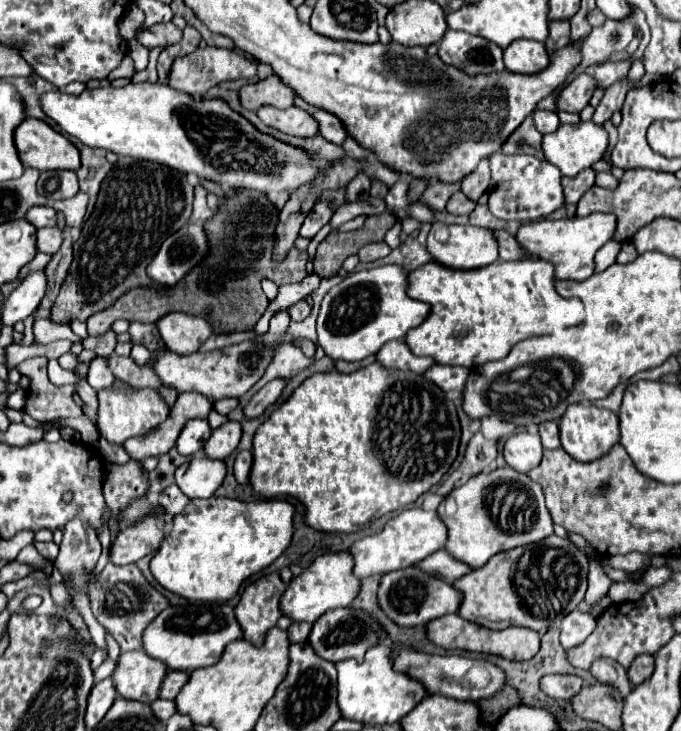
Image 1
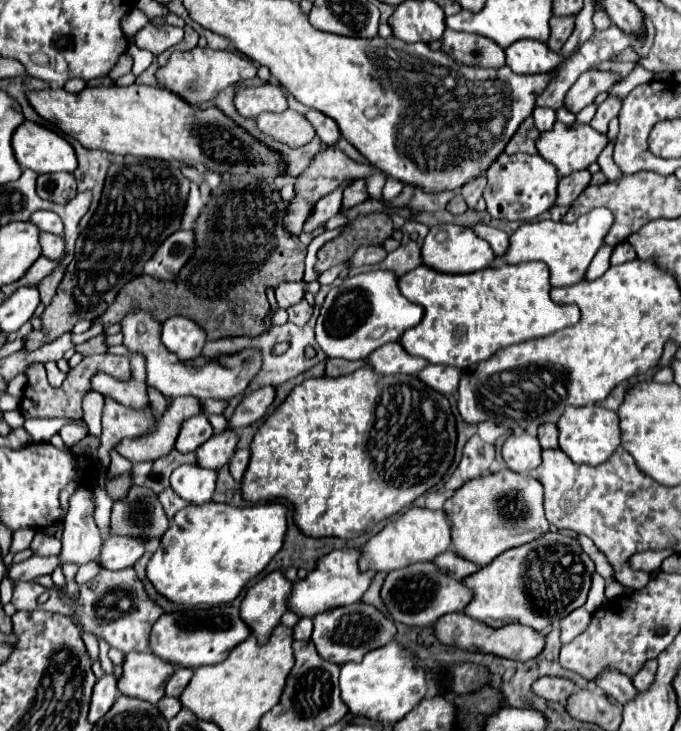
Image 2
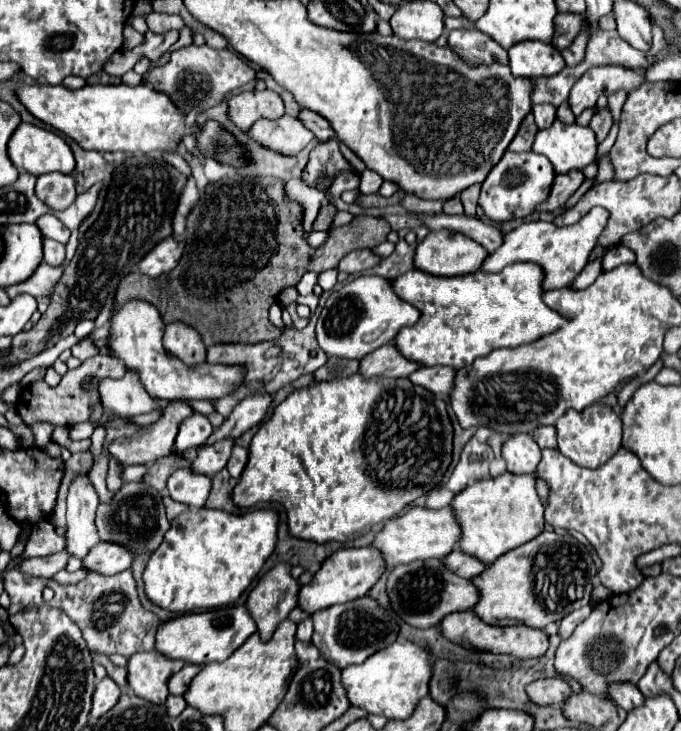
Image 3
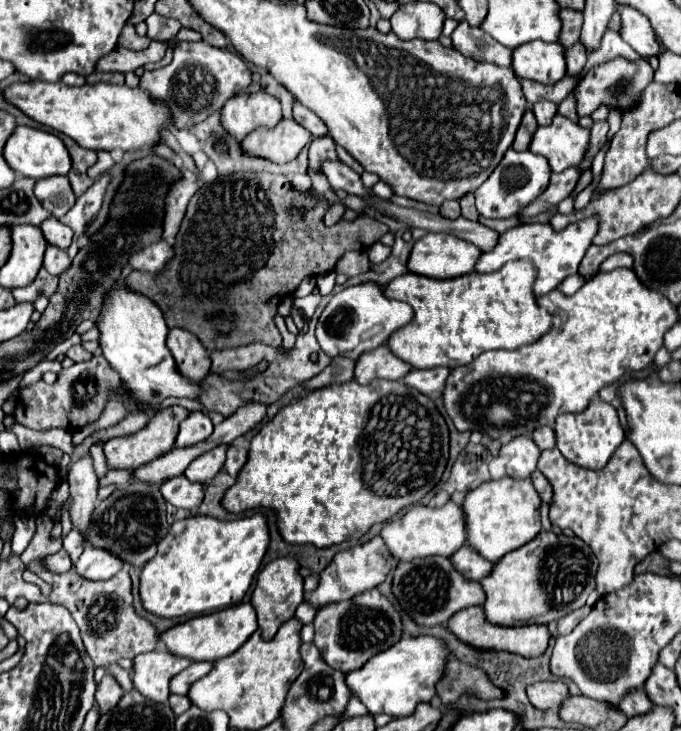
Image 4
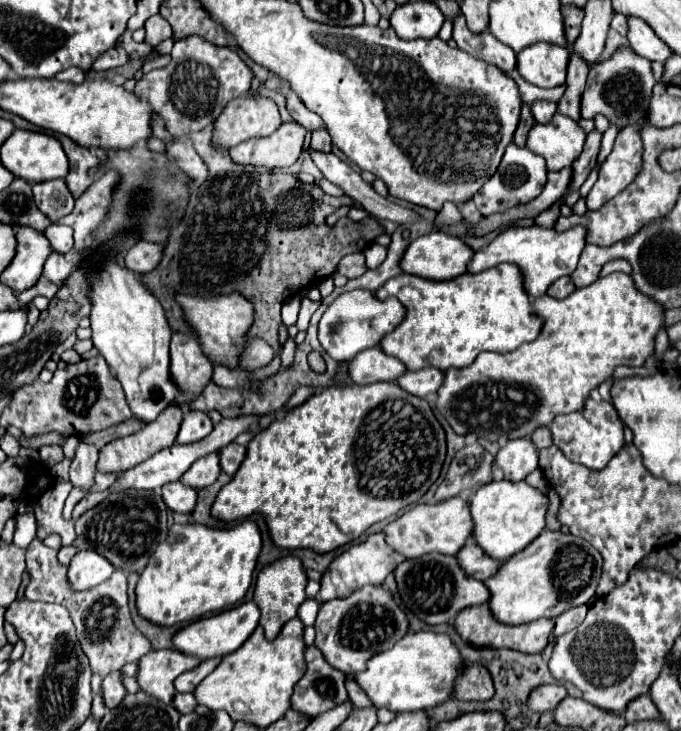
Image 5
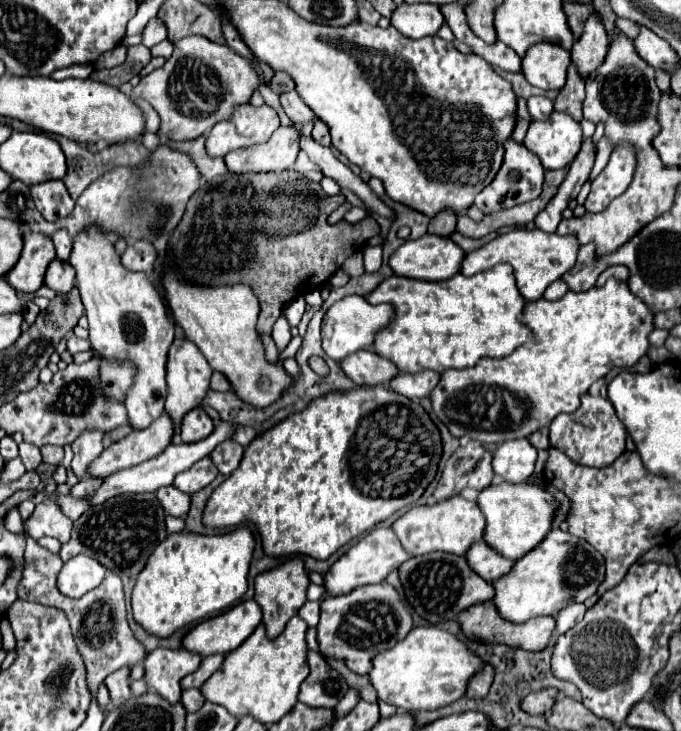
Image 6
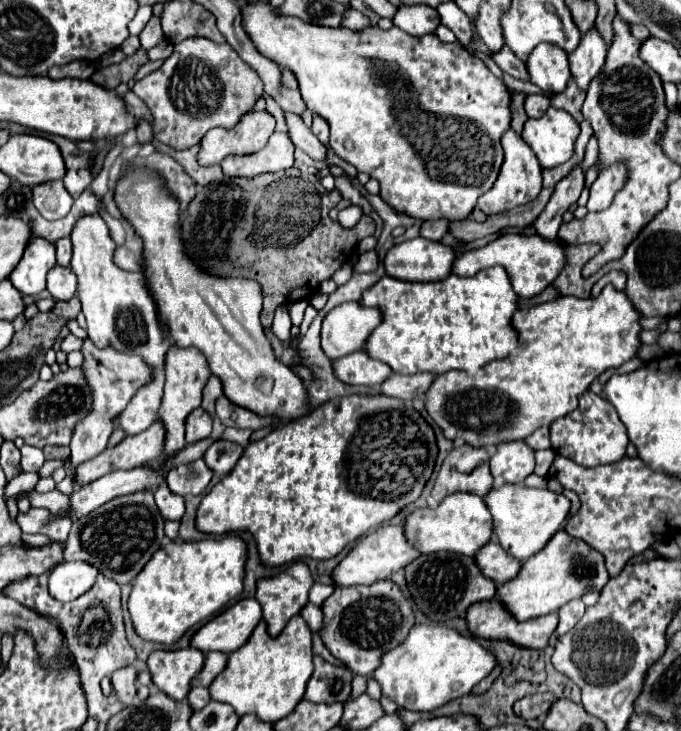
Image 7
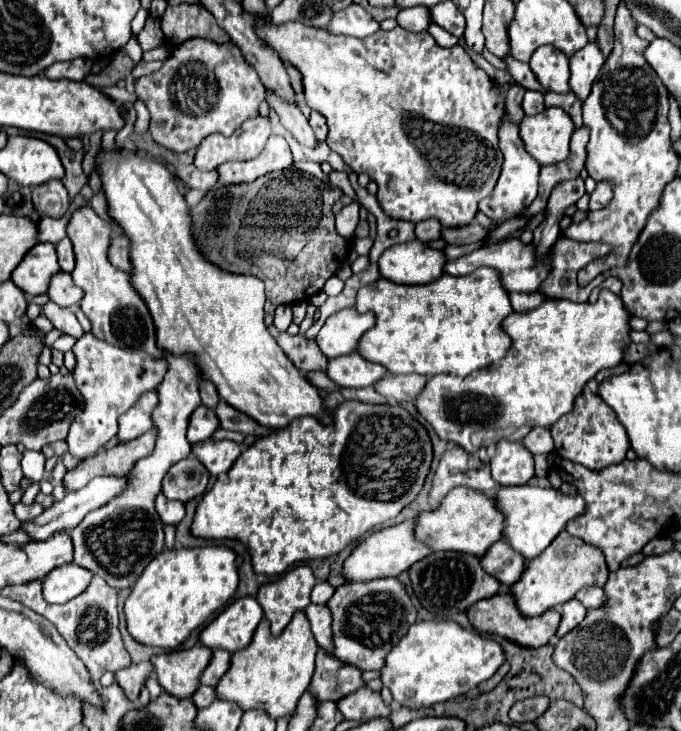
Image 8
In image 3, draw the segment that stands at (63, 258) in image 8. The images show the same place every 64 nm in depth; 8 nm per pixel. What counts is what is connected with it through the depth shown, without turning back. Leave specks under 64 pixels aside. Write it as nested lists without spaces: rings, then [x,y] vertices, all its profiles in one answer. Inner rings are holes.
[[[44,214],[40,216],[40,220],[36,222],[36,226],[42,230],[44,238],[52,238],[60,244],[68,244],[70,238],[70,230],[54,216],[54,214]]]

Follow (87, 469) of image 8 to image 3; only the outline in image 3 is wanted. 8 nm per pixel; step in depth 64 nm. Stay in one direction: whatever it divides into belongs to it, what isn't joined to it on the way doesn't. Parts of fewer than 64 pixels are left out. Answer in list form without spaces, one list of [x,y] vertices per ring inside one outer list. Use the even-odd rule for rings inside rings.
[[[172,402],[170,406],[166,406],[160,414],[160,418],[154,422],[154,424],[148,424],[144,428],[140,428],[136,434],[132,436],[122,436],[122,438],[114,438],[110,444],[108,444],[108,452],[112,458],[116,458],[122,466],[130,466],[130,464],[152,464],[156,462],[158,458],[164,458],[164,456],[170,456],[172,454],[172,448],[174,448],[174,440],[176,440],[176,434],[178,434],[178,426],[184,418],[192,416],[194,410],[186,404],[186,402]]]

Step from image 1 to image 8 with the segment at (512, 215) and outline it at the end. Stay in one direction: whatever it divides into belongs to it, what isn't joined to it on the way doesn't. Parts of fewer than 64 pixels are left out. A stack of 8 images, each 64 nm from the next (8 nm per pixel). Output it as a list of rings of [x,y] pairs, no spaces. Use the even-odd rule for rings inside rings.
[[[508,114],[502,116],[500,128],[498,128],[498,140],[500,140],[500,150],[504,154],[502,174],[498,178],[494,192],[480,202],[480,212],[484,212],[496,224],[502,224],[502,222],[522,214],[536,198],[540,164],[536,164],[536,160],[532,160],[532,156],[528,156],[528,152],[524,152],[524,144],[520,144],[520,136],[518,136],[518,124],[512,124]]]

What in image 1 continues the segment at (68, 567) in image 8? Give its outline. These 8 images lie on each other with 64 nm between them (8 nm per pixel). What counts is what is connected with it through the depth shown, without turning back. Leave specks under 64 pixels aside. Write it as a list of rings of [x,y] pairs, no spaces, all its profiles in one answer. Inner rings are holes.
[[[160,506],[158,510],[158,516],[148,516],[148,520],[142,520],[136,528],[124,528],[116,534],[110,546],[110,562],[114,566],[134,564],[160,546],[166,530],[166,514]]]

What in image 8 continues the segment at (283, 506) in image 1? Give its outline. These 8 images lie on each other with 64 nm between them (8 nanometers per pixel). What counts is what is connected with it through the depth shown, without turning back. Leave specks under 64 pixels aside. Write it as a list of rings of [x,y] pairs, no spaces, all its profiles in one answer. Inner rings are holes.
[[[224,546],[178,548],[156,556],[136,580],[132,594],[124,604],[126,628],[130,636],[144,646],[176,650],[192,630],[204,626],[236,592],[238,572],[236,556]]]

